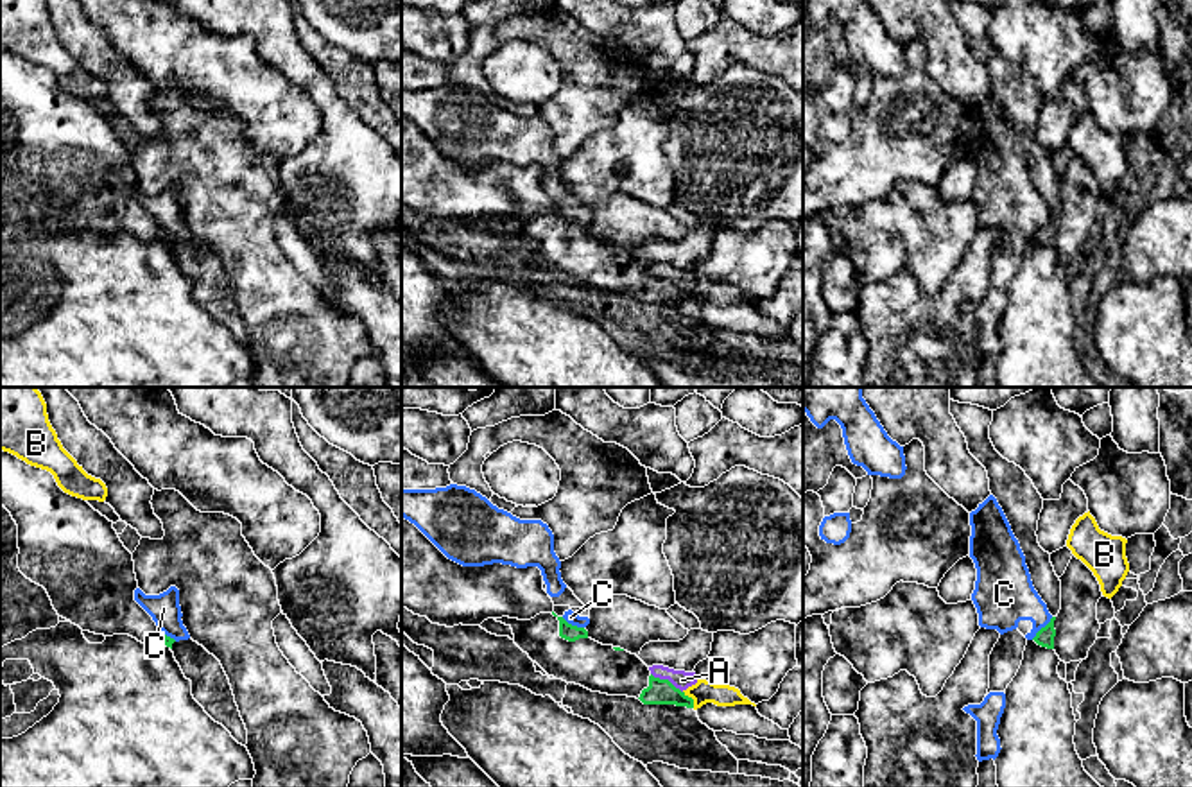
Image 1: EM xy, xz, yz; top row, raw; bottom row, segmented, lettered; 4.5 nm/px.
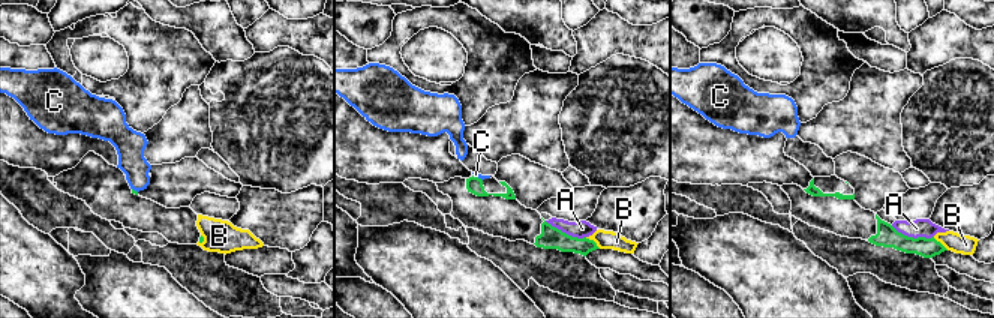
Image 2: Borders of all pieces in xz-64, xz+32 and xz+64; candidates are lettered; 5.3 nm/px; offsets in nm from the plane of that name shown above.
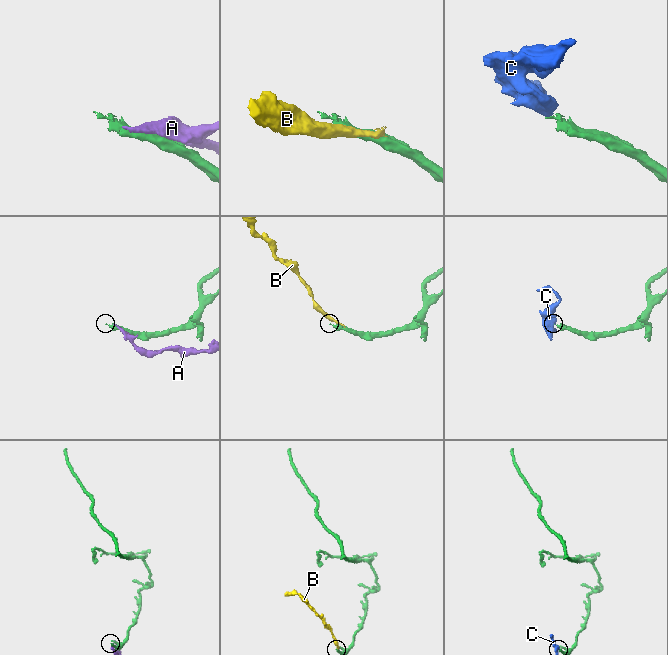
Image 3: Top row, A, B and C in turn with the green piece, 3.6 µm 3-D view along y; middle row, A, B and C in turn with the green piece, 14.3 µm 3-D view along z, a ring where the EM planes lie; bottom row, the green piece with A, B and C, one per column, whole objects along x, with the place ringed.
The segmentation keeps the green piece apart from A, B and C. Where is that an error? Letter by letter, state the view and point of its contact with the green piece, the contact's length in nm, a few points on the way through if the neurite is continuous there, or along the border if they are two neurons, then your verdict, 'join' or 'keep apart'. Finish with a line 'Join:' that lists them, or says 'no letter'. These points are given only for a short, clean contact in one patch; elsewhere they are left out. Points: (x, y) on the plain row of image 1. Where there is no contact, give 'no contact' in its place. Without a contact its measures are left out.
A: xz (667, 278) | 170 nm | keep apart
B: xz (692, 298) | 90 nm | keep apart
C: yz (1042, 226) | 140 nm | along yz (1053, 216), (1031, 237) | keep apart
Join: no letter

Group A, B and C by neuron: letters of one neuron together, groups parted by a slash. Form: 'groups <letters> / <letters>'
groups A B / C

